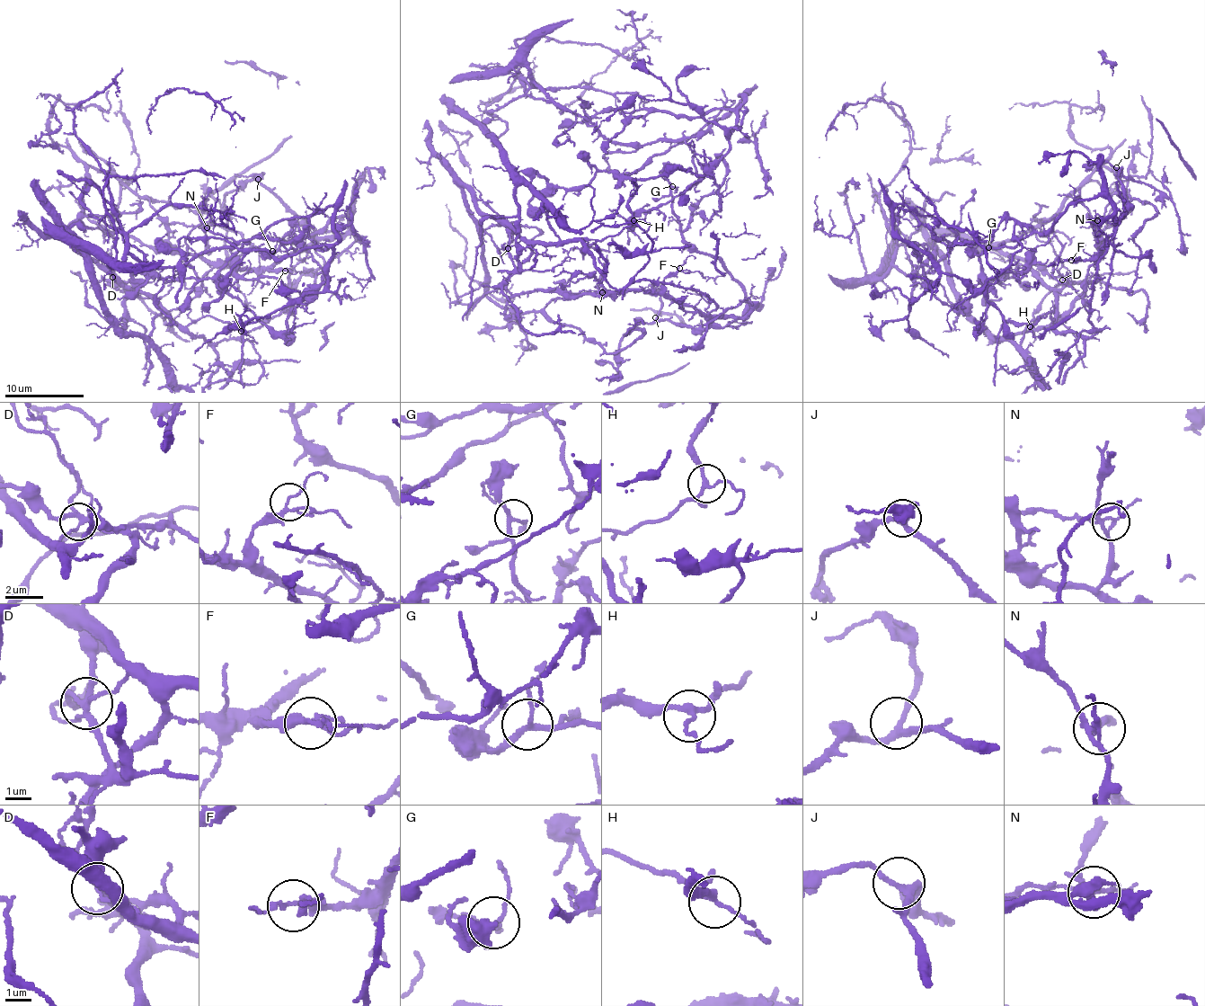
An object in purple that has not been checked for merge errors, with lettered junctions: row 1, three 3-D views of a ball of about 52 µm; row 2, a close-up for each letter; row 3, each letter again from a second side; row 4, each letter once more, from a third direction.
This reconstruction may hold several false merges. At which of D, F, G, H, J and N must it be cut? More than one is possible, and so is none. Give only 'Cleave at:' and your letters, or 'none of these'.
Cleave at: D, N

